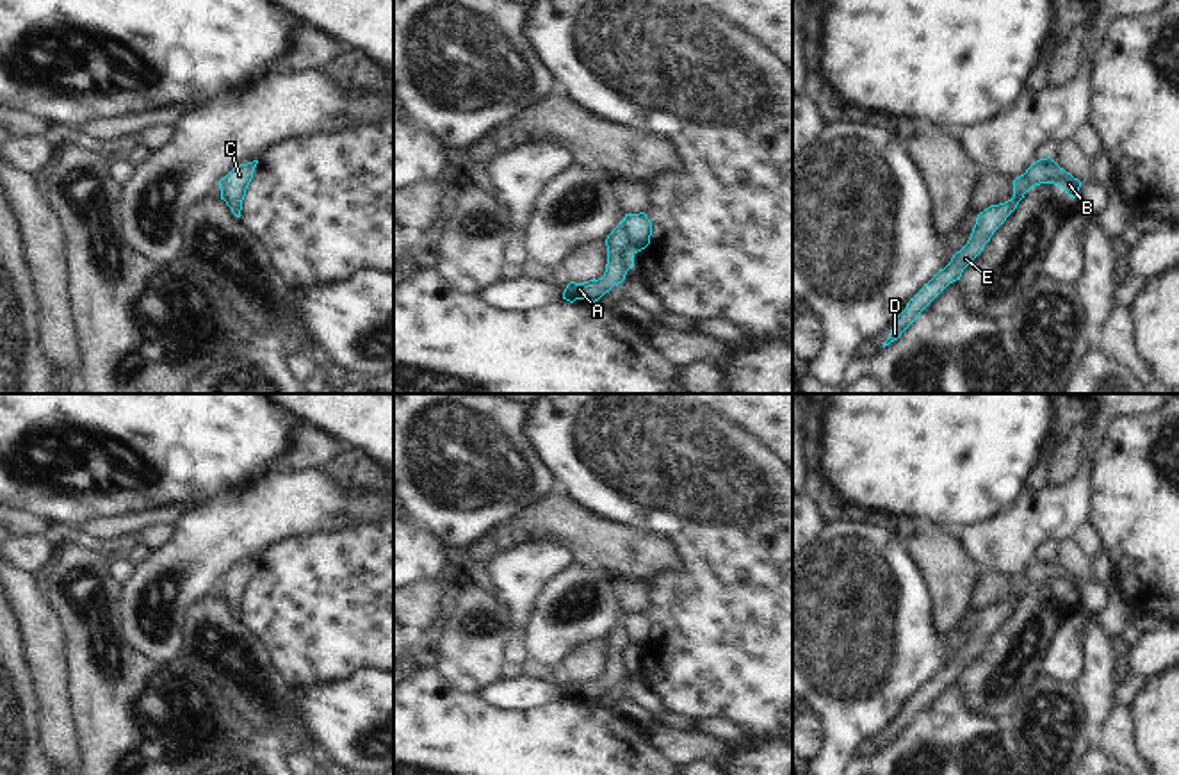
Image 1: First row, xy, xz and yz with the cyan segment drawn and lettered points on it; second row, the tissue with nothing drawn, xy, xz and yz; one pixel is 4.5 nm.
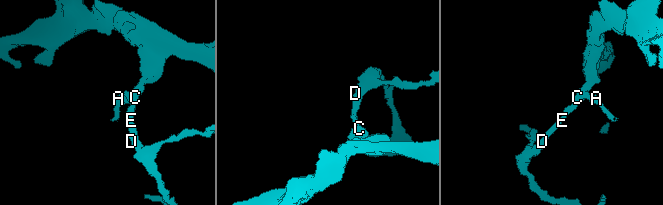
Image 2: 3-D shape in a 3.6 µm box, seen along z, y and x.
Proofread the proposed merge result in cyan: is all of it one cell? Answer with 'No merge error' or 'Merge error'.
Merge error

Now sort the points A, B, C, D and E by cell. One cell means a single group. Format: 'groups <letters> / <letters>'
groups A B / C D E

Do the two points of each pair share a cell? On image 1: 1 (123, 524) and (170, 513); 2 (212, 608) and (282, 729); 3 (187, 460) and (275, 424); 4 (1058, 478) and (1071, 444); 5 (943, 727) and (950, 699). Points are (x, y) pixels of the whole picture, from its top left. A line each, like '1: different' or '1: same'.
1: same
2: same
3: same
4: same
5: same

